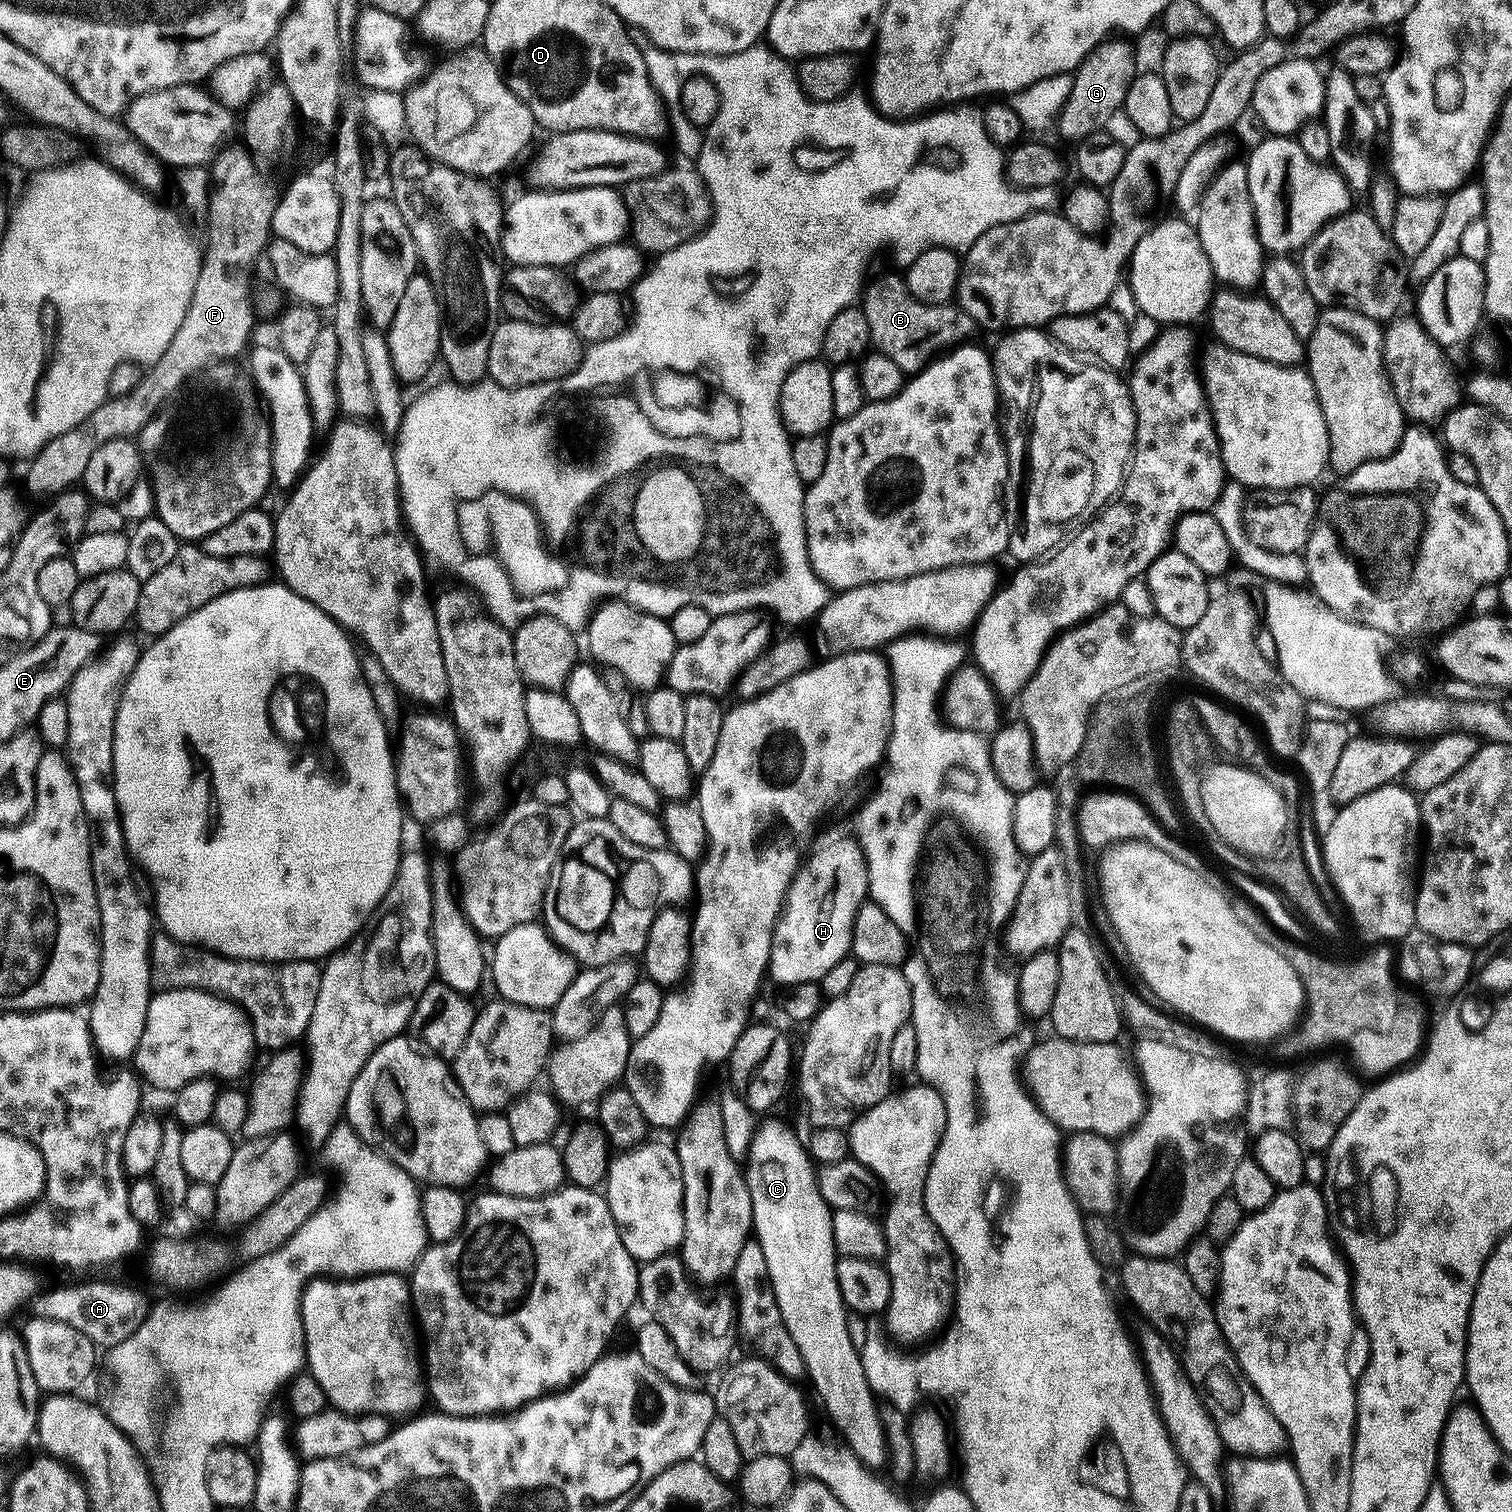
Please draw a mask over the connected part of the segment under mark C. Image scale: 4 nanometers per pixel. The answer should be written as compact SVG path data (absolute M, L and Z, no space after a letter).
M768 1120L765 1124L763 1121L757 1127L746 1160L751 1164L746 1168L746 1179L752 1199L754 1239L762 1246L762 1254L766 1254L766 1266L770 1274L774 1298L778 1298L778 1310L782 1310L782 1322L786 1322L786 1330L790 1330L790 1338L794 1338L794 1346L798 1346L798 1354L802 1354L807 1379L812 1379L812 1388L816 1391L825 1414L832 1419L833 1426L840 1431L841 1438L845 1440L843 1443L847 1451L853 1452L857 1461L869 1470L880 1468L883 1464L885 1467L889 1463L888 1443L880 1421L878 1397L866 1378L866 1370L860 1361L859 1351L854 1346L854 1342L850 1342L850 1330L846 1330L849 1311L844 1307L844 1299L838 1290L836 1277L838 1253L834 1246L832 1229L833 1209L828 1207L828 1203L820 1193L814 1161L801 1139L799 1142L795 1134L778 1120Z

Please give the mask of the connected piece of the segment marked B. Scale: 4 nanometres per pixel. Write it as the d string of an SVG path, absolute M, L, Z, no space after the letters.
M884 272L881 276L870 280L867 281L862 292L862 307L866 314L866 322L870 326L871 347L877 352L884 352L886 358L890 358L890 362L896 363L904 373L915 374L919 372L941 350L959 345L971 337L968 335L971 334L972 328L974 329L974 322L970 318L970 314L966 314L963 308L955 303L924 304L910 294L907 279L901 273L899 276L896 272Z

